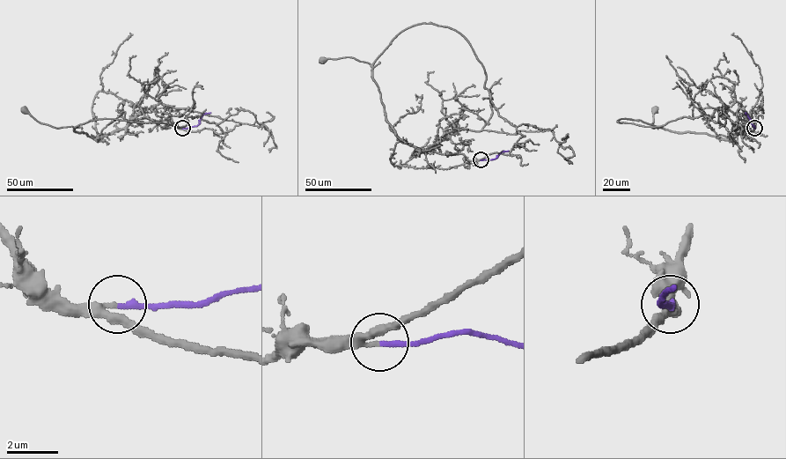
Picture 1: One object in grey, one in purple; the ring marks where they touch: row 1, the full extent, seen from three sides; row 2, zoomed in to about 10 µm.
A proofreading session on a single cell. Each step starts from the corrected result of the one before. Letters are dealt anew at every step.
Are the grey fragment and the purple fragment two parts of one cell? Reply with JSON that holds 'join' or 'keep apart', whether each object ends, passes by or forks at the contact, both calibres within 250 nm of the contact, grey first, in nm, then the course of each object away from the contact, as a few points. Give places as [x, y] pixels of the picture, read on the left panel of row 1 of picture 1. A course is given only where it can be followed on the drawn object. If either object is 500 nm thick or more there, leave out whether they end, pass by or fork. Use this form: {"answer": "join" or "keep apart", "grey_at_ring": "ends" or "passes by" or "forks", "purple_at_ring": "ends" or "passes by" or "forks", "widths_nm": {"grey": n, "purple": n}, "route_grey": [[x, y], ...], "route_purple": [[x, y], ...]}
{"answer": "join", "grey_at_ring": "passes by", "purple_at_ring": "ends", "widths_nm": {"grey": 240, "purple": 240}, "route_grey": [[182, 129], [169, 120], [140, 118], [94, 139], [76, 131], [72, 126], [56, 128], [40, 122], [25, 110]], "route_purple": [[182, 129], [196, 126], [203, 114], [210, 113]]}

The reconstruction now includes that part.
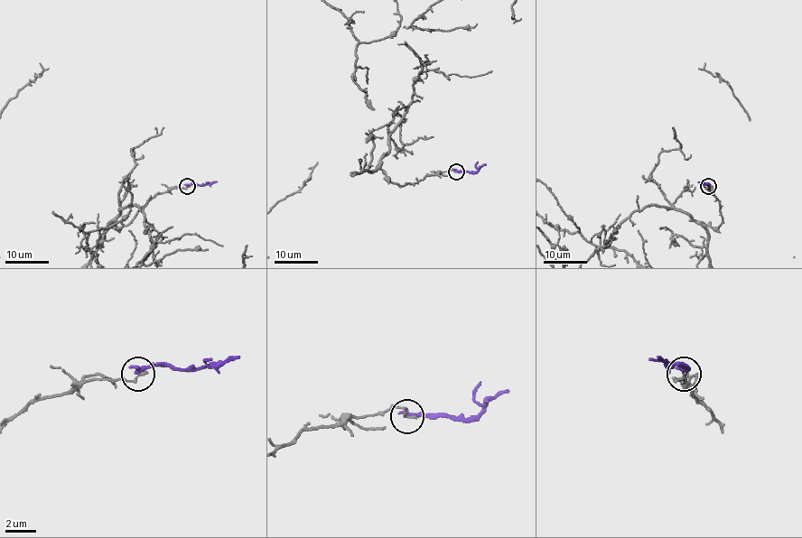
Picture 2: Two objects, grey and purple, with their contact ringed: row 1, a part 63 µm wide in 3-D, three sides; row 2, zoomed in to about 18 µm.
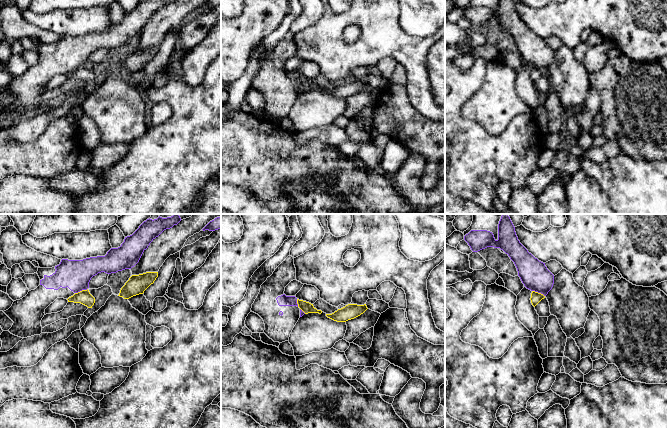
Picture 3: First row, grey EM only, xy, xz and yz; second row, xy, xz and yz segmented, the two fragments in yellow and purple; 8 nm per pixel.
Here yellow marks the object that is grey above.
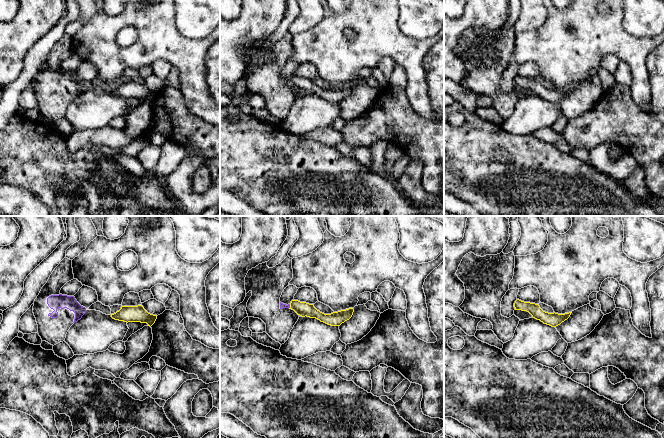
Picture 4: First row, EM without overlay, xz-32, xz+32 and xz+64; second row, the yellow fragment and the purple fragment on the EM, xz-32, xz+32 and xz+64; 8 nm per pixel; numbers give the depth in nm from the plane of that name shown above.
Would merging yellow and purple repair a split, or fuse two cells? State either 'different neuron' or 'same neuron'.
different neuron

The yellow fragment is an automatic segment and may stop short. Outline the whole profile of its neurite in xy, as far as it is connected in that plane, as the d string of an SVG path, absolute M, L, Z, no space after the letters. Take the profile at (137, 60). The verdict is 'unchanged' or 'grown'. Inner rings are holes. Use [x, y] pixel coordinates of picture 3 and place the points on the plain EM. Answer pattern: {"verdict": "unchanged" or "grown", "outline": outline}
{"verdict": "unchanged", "outline": "M146 48L139 51L132 51L121 64L118 72L129 75L133 72L143 70L144 67L154 59L158 48Z"}

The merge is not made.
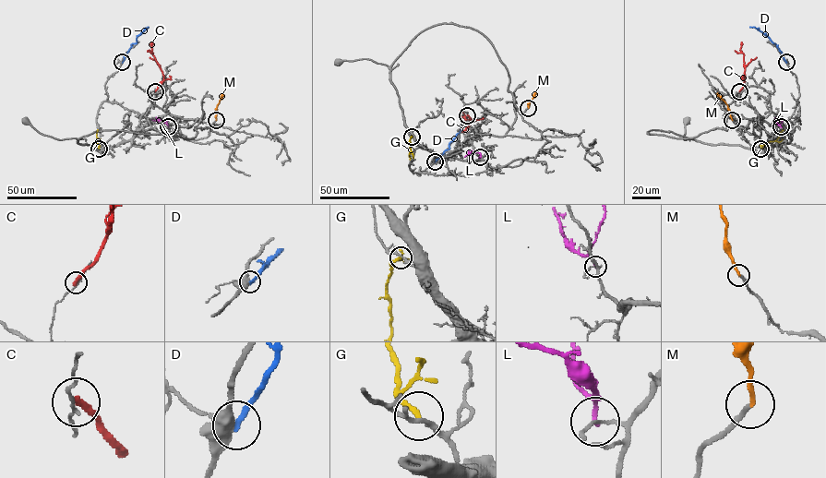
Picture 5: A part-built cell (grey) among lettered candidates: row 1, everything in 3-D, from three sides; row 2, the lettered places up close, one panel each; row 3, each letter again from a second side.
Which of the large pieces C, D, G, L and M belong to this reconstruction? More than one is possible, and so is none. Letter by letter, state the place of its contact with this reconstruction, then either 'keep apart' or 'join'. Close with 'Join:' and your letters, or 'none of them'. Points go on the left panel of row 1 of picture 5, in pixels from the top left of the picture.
C: contact (155, 91); keep apart
D: contact (122, 62); keep apart
G: contact (99, 149); keep apart
L: contact (168, 126); keep apart
M: contact (216, 120); join
Join: M

